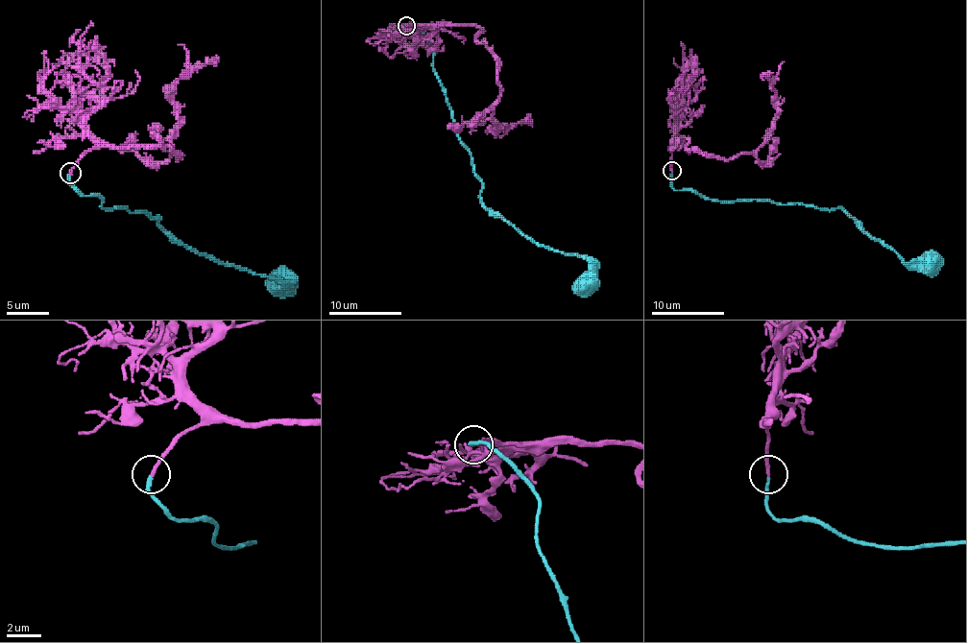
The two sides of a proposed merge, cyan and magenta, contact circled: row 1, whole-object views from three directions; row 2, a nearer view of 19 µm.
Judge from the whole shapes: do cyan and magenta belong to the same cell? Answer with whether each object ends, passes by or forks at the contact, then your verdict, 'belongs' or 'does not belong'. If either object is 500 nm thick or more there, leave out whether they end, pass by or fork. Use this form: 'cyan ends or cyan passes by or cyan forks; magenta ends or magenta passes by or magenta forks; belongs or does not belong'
cyan ends; magenta ends; belongs

